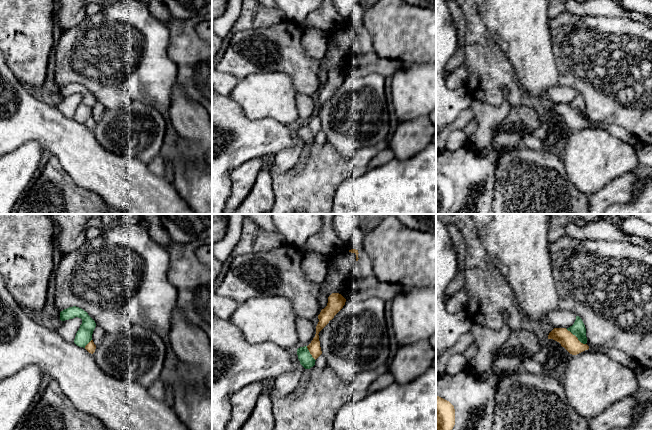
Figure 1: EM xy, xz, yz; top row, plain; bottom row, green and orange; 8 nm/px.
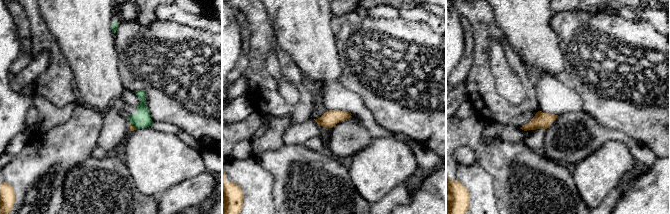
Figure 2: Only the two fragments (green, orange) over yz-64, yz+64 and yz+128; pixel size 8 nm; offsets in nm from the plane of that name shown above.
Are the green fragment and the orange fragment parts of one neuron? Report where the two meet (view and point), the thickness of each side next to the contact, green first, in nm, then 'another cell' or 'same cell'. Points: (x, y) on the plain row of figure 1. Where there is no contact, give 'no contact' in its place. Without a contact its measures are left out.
contact yz (576, 112); calibres 120 and 140 nm; another cell

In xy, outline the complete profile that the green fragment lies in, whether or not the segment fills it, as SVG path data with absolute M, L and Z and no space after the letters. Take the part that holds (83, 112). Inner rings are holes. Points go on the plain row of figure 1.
M73 82L64 85L60 88L60 96L65 97L75 93L82 95L82 100L76 109L74 119L85 124L85 122L92 116L92 110L96 103L95 97L83 85Z

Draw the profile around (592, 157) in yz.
M590 126L572 131L561 150L569 179L588 196L640 164L633 144Z

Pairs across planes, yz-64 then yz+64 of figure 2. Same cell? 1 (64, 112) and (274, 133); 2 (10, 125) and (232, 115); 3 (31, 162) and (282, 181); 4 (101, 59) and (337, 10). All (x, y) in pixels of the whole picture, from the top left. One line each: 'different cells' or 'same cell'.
1: same cell
2: same cell
3: different cells
4: different cells

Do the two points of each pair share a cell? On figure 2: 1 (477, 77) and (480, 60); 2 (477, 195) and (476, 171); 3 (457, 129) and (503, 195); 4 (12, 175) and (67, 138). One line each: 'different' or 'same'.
1: same
2: same
3: same
4: same

